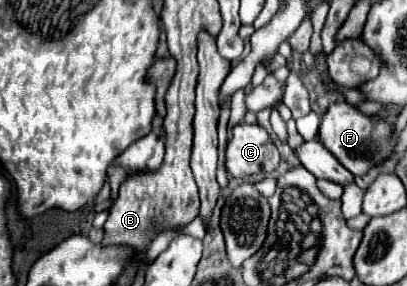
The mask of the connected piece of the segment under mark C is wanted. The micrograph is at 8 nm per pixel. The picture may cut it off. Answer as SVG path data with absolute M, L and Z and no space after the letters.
M246 123L234 127L234 137L226 147L226 169L232 177L274 171L278 161L280 153L264 127Z

